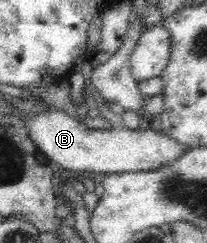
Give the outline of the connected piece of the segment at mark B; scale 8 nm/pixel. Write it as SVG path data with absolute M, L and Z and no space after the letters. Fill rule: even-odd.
M61 111L43 113L39 117L22 118L28 122L29 138L56 169L90 171L96 173L98 177L106 174L159 171L163 167L173 165L191 149L154 127L141 131L127 128L125 125L116 125L92 130Z

